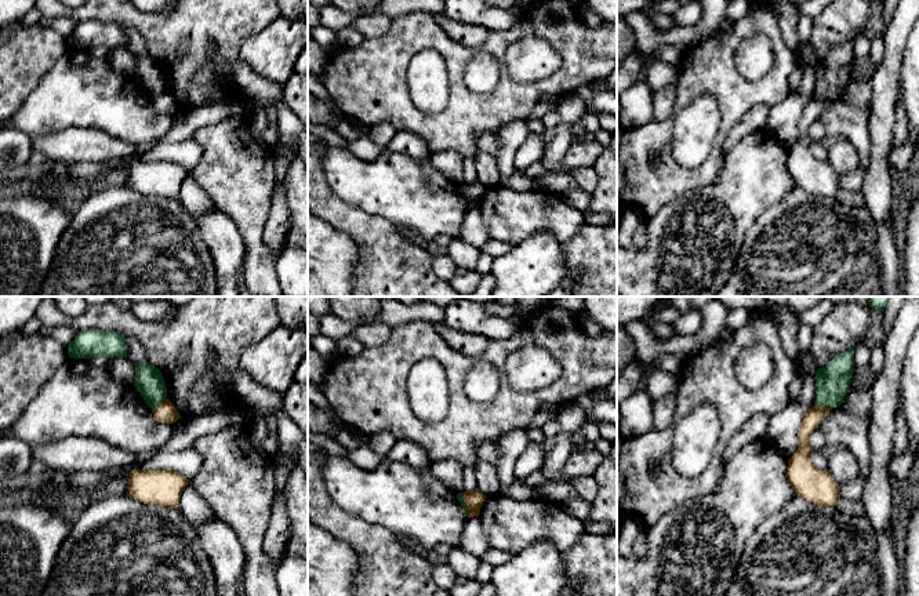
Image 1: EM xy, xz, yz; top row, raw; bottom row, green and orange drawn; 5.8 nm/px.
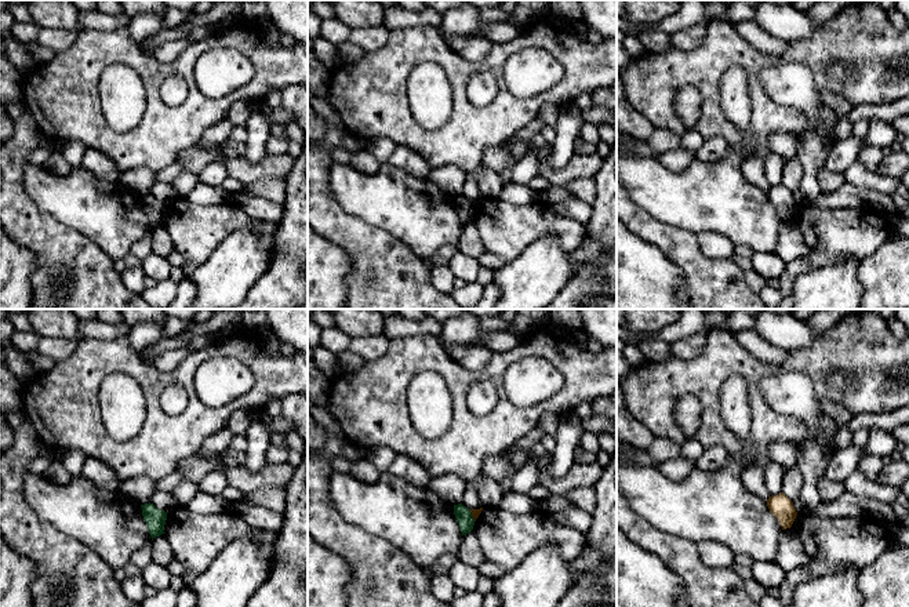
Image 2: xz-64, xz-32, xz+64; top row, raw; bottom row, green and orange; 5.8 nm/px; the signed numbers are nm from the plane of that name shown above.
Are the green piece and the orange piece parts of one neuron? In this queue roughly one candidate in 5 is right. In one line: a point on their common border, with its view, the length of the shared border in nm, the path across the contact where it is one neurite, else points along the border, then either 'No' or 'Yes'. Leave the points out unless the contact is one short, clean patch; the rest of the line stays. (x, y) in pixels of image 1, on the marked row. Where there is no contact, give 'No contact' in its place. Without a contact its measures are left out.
Touches green at xz (464, 505). Shared border 150 nm. Boundary: xz (461, 493), (469, 516). No

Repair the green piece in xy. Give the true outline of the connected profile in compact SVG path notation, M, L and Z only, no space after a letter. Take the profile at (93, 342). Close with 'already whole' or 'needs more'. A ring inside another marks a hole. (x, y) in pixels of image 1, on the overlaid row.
M90 328L76 334L68 345L68 355L73 359L88 360L94 356L127 357L127 344L120 332Z; already whole

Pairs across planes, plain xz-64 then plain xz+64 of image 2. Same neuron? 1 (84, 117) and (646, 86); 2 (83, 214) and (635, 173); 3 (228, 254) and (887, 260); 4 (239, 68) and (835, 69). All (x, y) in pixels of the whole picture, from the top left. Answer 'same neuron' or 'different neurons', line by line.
1: same neuron
2: same neuron
3: different neurons
4: same neuron

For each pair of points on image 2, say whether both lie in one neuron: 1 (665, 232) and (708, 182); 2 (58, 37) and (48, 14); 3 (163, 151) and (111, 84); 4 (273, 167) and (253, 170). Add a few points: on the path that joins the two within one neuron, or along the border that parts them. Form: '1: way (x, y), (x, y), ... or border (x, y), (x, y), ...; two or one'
1: border (642, 207), (653, 217), (695, 235); two
2: border (40, 26), (71, 29), (77, 35); two
3: border (145, 88), (142, 119), (126, 131), (111, 128); two
4: way (268, 167), (258, 170); one

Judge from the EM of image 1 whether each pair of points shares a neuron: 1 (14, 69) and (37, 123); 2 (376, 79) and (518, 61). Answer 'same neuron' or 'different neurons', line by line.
1: different neurons
2: different neurons

